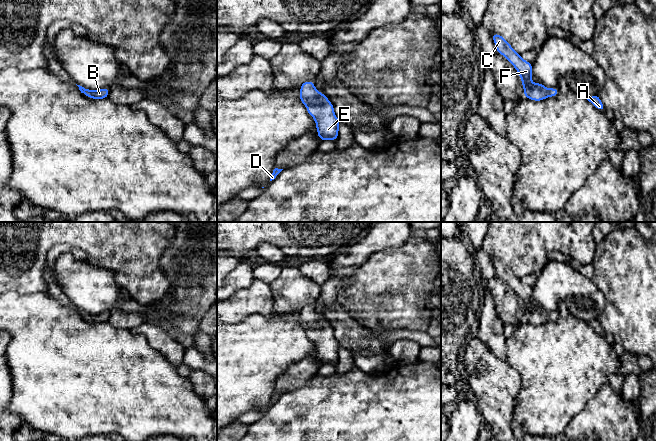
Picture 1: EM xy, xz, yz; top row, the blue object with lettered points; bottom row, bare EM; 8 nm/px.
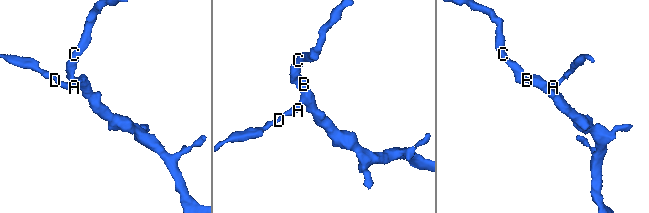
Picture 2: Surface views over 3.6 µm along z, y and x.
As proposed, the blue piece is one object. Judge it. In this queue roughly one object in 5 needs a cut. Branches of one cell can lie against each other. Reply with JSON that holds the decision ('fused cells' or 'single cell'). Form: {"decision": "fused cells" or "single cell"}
{"decision": "single cell"}

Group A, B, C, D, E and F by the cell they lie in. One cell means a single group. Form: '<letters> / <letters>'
A B C D E F

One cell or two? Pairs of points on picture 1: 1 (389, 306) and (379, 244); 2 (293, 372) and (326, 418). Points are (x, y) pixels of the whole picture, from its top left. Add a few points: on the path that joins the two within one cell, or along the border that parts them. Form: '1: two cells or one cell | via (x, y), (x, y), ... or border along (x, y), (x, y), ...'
1: two cells | border along (402, 244), (372, 253), (361, 265)
2: two cells | border along (317, 374), (305, 385), (283, 393)

